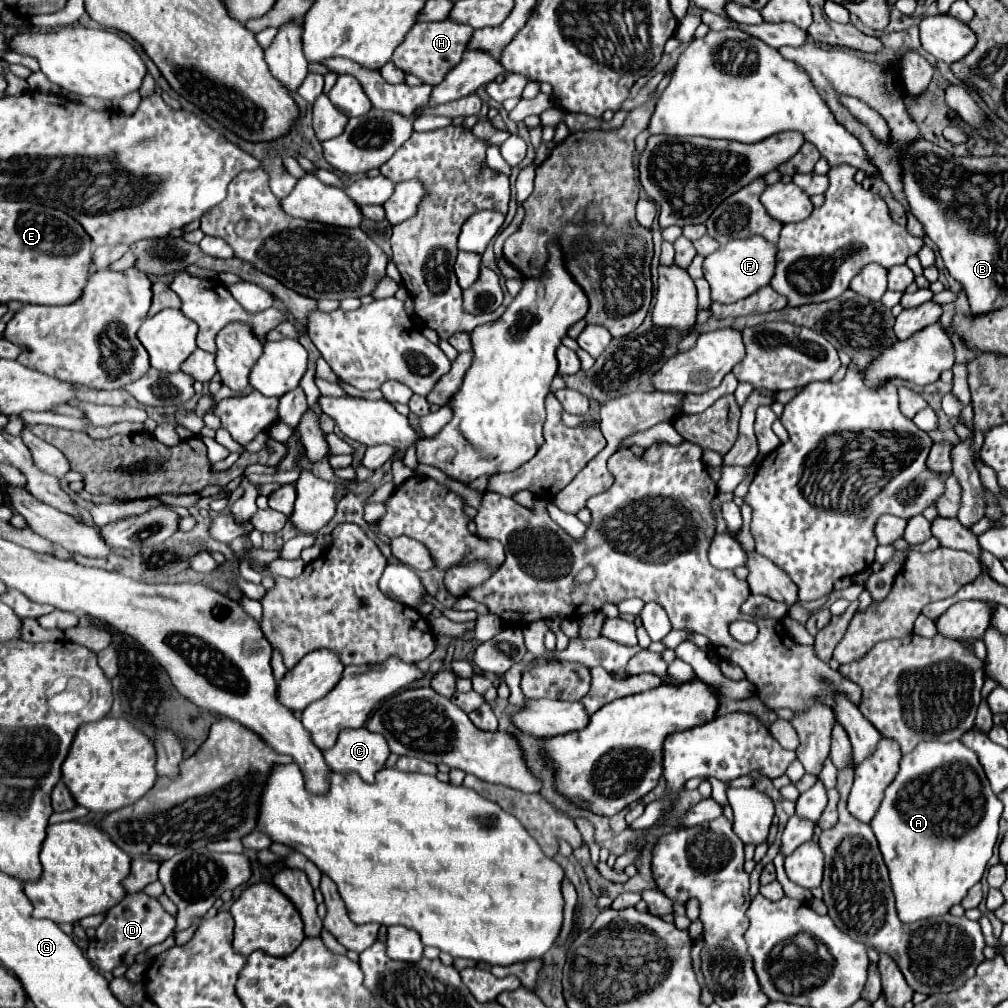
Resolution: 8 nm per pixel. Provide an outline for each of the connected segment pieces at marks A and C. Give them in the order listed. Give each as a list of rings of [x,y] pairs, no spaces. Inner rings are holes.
[[[960,740],[920,742],[912,752],[902,756],[900,772],[884,790],[880,808],[870,822],[890,872],[896,910],[902,922],[916,922],[946,914],[954,904],[960,904],[964,894],[976,882],[982,880],[998,838],[1000,814],[1002,804],[996,794],[992,794],[978,756]]]
[[[366,728],[342,730],[336,744],[324,752],[324,760],[334,772],[356,772],[364,782],[374,782],[374,774],[384,768],[388,756],[386,738]]]

